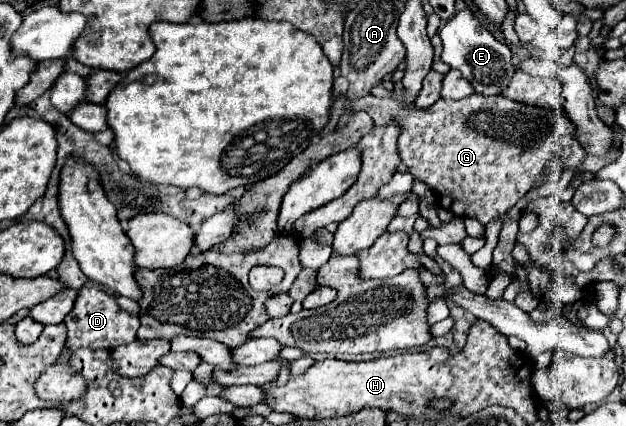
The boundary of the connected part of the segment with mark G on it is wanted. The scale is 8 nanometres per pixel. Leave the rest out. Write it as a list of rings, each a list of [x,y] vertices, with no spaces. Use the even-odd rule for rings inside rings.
[[[365,95],[355,101],[345,101],[345,109],[367,111],[375,125],[387,125],[393,117],[397,123],[401,123],[401,137],[399,137],[399,157],[403,165],[409,169],[413,177],[419,177],[425,181],[433,193],[437,195],[437,203],[451,211],[457,217],[475,217],[483,225],[495,221],[497,217],[503,217],[537,181],[537,177],[543,173],[545,165],[553,157],[563,157],[563,163],[567,169],[577,167],[587,153],[573,137],[573,125],[567,121],[565,115],[555,115],[549,109],[529,107],[523,103],[515,103],[505,97],[485,97],[485,95],[469,95],[459,101],[439,99],[429,109],[405,109],[399,101],[393,97],[373,97]]]

